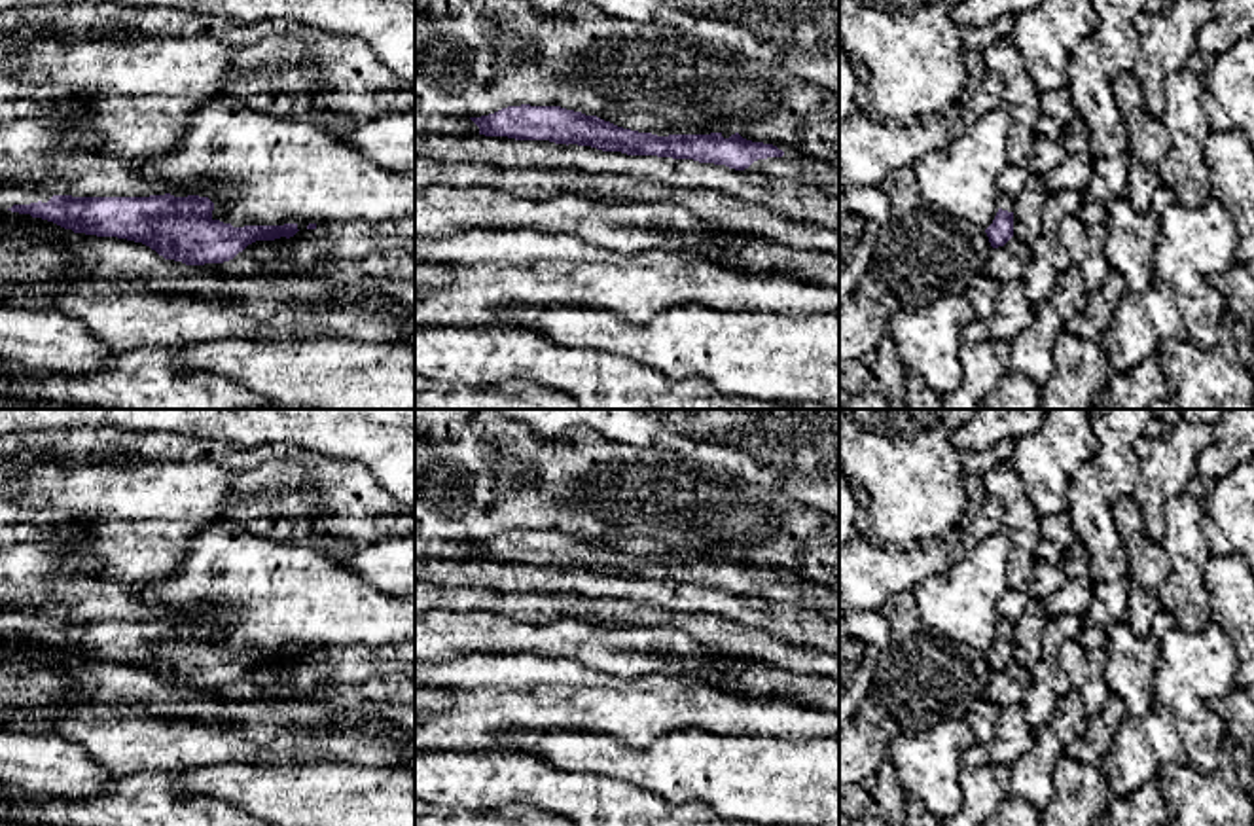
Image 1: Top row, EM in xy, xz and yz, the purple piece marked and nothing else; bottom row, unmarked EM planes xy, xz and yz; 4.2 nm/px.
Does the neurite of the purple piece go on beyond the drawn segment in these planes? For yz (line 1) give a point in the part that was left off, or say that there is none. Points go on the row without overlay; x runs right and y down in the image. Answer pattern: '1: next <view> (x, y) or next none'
1: next yz (1006, 628)

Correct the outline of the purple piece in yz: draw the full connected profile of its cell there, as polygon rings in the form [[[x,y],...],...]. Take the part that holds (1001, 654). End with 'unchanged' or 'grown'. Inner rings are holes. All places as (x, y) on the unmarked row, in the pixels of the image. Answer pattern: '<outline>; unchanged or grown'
[[[1000,620],[998,637],[993,648],[985,654],[993,673],[1004,671],[1013,661],[1015,623]]]; grown

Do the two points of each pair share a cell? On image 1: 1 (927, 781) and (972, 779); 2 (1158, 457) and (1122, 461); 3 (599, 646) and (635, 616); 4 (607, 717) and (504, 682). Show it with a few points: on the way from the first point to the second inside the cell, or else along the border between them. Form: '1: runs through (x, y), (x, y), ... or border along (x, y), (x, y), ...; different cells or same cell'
1: border along (963, 768), (961, 806); different cells
2: border along (1145, 432), (1135, 440), (1137, 485), (1129, 495); different cells
3: border along (620, 622), (627, 626), (669, 626); different cells
4: runs through (582, 698), (555, 694), (537, 682), (529, 682); same cell

